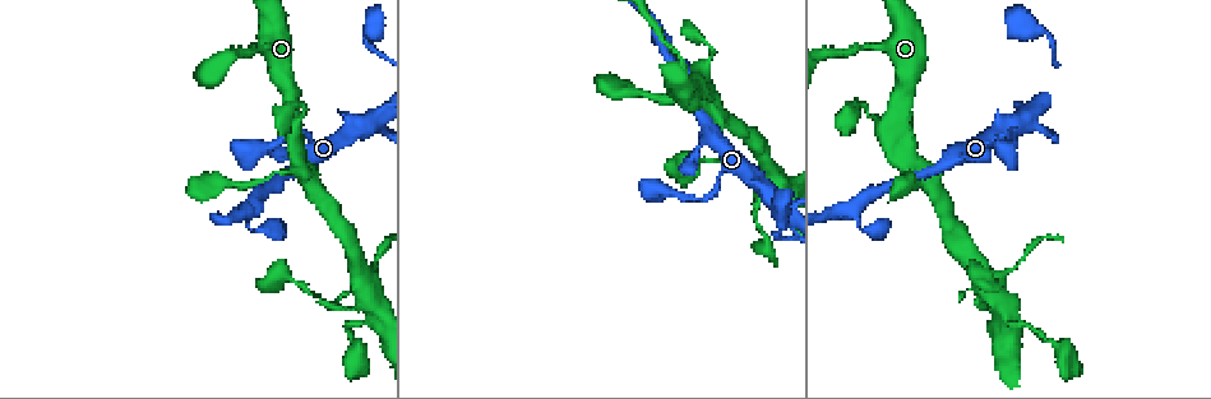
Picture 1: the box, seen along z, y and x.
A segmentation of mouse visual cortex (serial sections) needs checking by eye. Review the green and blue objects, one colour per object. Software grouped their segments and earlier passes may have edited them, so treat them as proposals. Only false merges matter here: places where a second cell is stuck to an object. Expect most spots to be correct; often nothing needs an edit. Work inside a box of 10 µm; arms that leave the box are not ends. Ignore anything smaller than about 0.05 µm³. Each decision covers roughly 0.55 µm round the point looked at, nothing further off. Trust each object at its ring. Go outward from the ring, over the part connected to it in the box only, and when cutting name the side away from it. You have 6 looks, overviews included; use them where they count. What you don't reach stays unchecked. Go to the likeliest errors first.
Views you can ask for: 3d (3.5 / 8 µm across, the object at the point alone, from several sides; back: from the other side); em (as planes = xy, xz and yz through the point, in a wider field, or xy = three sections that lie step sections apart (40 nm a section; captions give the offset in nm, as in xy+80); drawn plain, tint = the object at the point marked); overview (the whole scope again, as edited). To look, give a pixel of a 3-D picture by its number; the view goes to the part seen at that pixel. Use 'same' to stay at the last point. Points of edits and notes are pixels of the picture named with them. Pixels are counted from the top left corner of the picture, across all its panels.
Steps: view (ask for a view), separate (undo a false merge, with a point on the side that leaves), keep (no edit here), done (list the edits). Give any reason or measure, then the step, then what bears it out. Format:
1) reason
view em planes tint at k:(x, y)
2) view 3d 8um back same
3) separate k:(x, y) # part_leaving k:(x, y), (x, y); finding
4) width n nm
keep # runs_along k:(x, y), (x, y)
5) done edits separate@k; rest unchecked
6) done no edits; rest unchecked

four or more arms meet
view 3d 3.5um at 1:(373, 304)

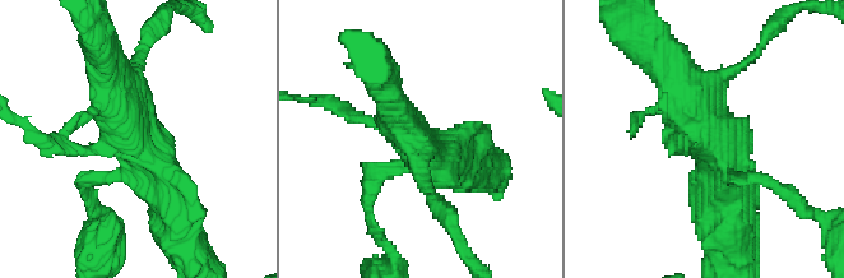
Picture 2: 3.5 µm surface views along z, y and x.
need the tissue
view em xy step 1 tint at 2:(132, 137)

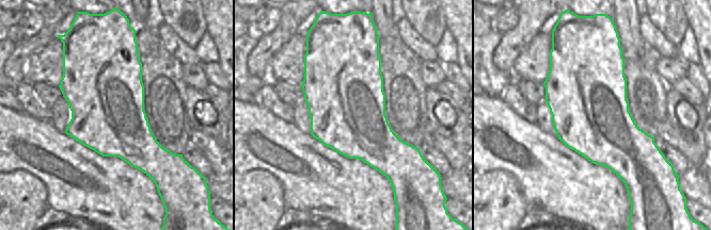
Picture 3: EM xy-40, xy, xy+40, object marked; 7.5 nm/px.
width 600 nm
keep # runs_along 2:(657, 51), (722, 149), (728, 188); one cell here

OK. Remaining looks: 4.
sharp bend
view 3d 3.5um at 1:(656, 39)

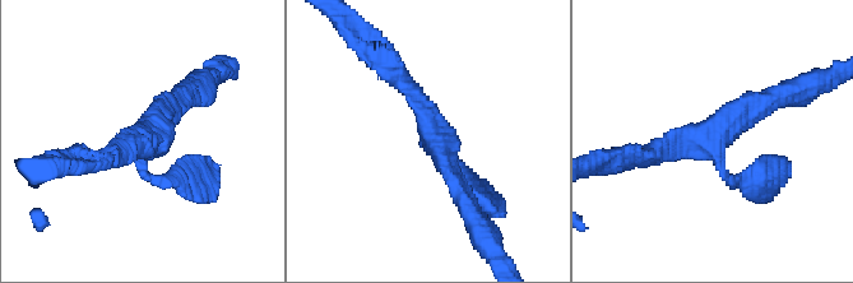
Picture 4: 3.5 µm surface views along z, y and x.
view em xy step 5 tint at 4:(710, 143)

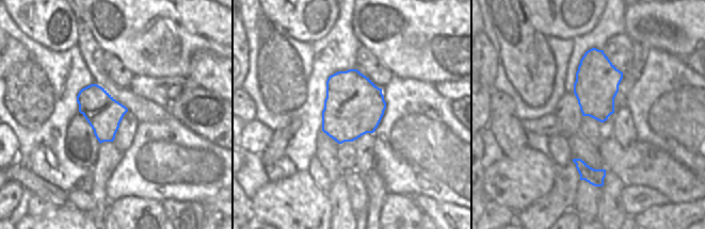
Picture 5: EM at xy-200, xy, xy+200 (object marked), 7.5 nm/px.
arm_widths 150, 200, 250 nm
keep # one cell here

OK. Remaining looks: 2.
view 3d 3.5um at 1:(709, 49)

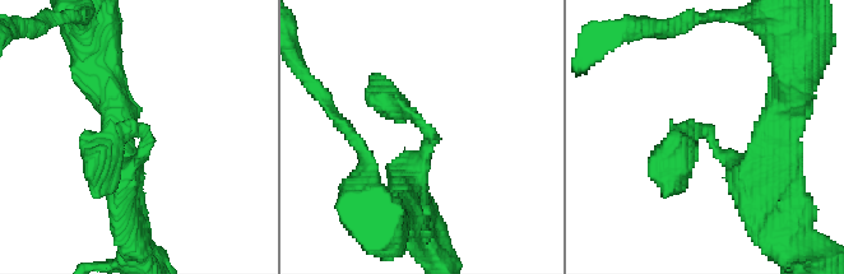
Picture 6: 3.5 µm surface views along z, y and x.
arm_widths 350, 450 nm
view em xy step 5 tint at 6:(141, 132)

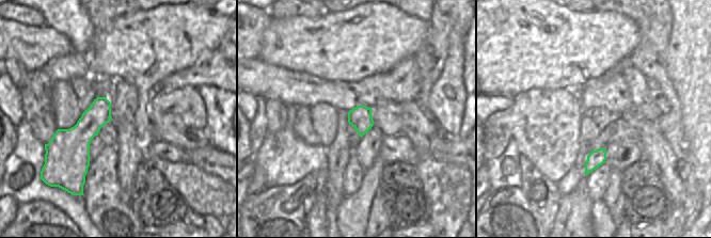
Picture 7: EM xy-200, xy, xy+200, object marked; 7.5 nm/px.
keep # runs_along 6:(765, 161), (740, 168), (691, 133), (668, 187); continuous, no second cell

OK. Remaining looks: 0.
done no edits; rest unchecked

